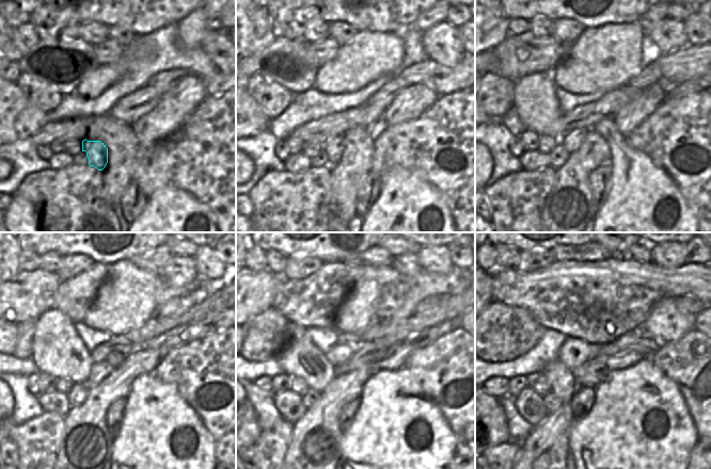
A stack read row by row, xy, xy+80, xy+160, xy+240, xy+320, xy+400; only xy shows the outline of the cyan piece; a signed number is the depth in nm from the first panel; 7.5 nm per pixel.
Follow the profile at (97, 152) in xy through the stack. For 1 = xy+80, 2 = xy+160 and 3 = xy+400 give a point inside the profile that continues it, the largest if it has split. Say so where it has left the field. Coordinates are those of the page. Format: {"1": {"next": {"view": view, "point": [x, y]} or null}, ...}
{"1": {"next": {"view": "xy+80", "point": [333, 147]}}, "2": {"next": {"view": "xy+160", "point": [571, 141]}}, "3": {"next": {"view": "xy+400", "point": [630, 342]}}}

